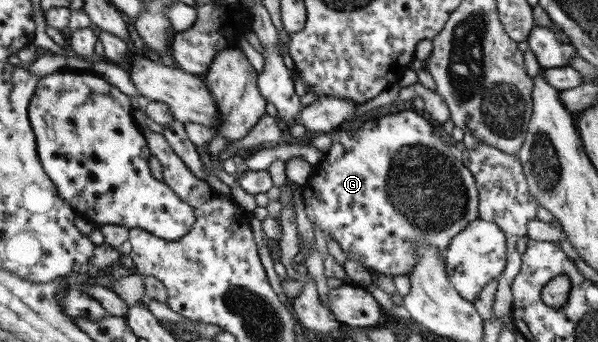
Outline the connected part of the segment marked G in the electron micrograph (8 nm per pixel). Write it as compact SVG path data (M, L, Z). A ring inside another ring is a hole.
M410 108L397 113L388 113L378 118L368 116L367 120L359 126L357 130L343 130L342 132L334 132L332 136L332 148L326 152L324 162L320 162L318 168L314 168L312 176L305 185L302 186L301 196L305 206L307 218L314 226L320 228L325 236L331 236L341 247L341 250L347 255L347 258L357 260L366 269L373 272L379 272L386 276L400 276L404 274L409 276L416 268L419 262L419 252L415 248L417 242L431 244L435 246L441 258L447 260L447 249L451 245L452 240L467 228L471 222L481 218L479 211L479 186L476 182L475 175L467 168L464 161L461 160L459 152L449 144L442 141L442 137L437 136L434 130L442 129L430 119L420 116L414 108Z

